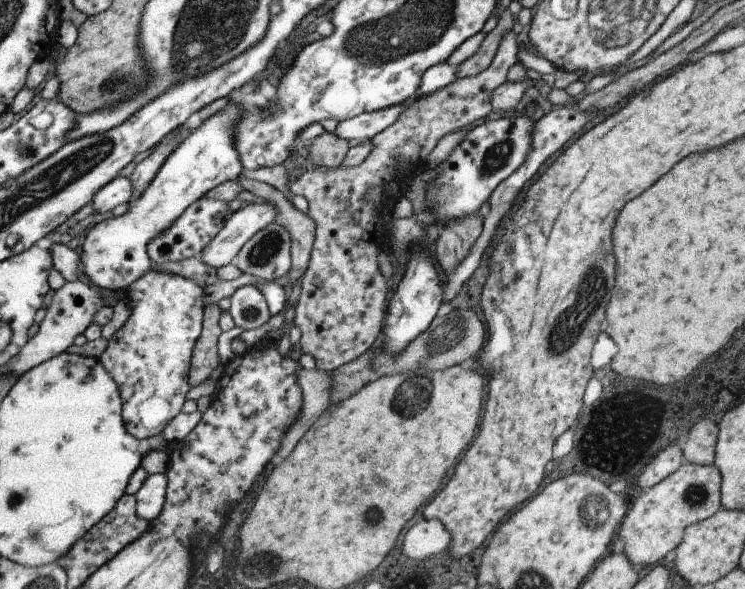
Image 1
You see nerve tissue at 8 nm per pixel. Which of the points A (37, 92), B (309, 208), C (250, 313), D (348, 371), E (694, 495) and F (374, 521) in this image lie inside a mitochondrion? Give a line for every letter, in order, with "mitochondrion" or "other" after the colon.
A: other
B: other
C: mitochondrion
D: other
E: mitochondrion
F: mitochondrion

